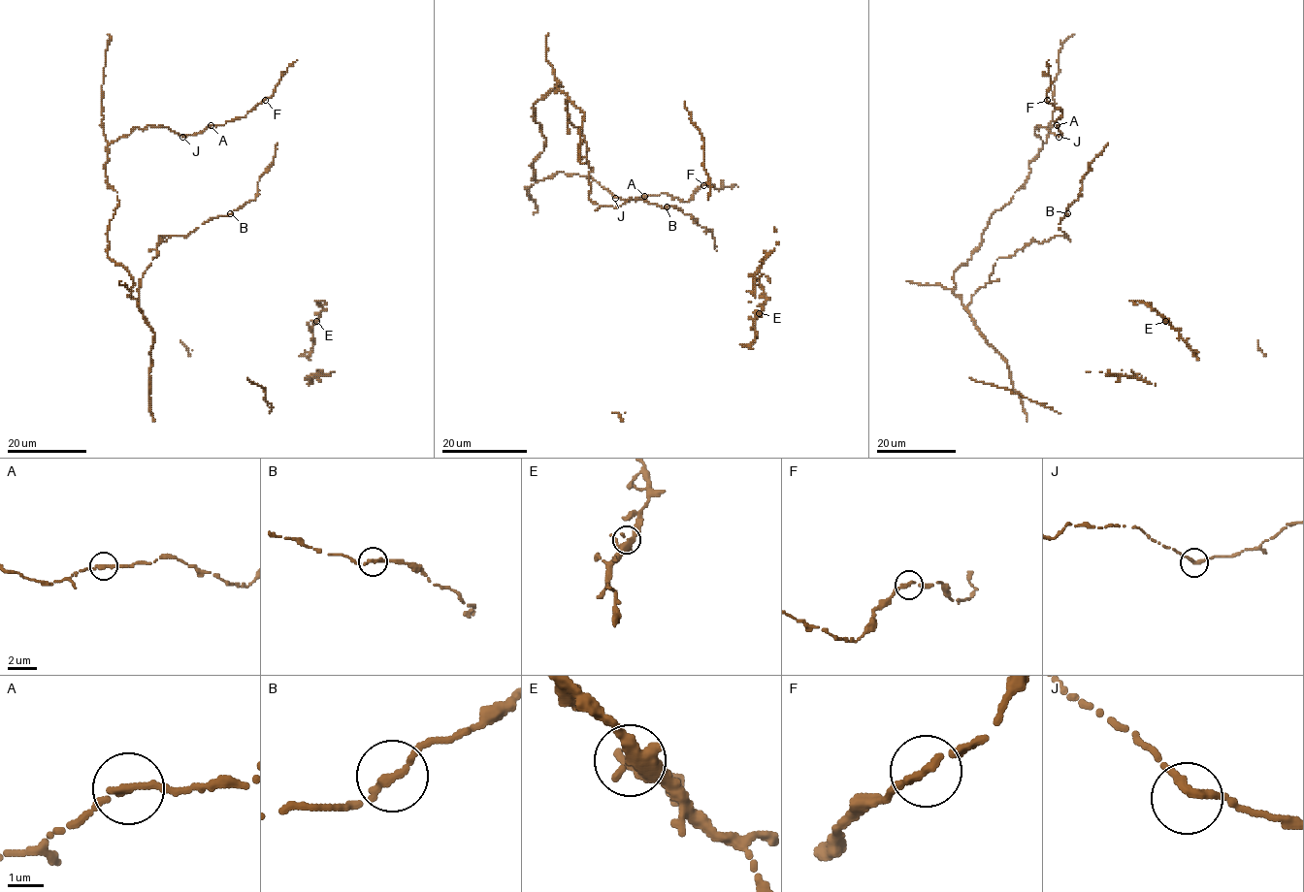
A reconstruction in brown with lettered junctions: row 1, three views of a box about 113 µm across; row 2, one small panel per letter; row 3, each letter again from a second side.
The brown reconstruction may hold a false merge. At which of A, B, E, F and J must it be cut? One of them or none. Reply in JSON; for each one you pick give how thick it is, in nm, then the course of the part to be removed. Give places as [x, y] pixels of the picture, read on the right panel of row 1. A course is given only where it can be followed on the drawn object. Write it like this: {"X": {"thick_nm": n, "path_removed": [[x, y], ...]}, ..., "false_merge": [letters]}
{"false_merge": []}

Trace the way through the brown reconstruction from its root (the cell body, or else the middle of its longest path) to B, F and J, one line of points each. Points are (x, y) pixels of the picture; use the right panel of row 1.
B: (994, 265), (999, 258), (1011, 257), (1031, 242), (1043, 243), (1057, 235), (1067, 236), (1059, 227), (1066, 213)
F: (994, 265), (966, 309), (954, 271), (1026, 183), (1043, 146), (1036, 126), (1061, 134), (1062, 111), (1047, 100)
J: (994, 265), (966, 309), (954, 271), (1026, 183), (1043, 146), (1036, 126), (1059, 137)

